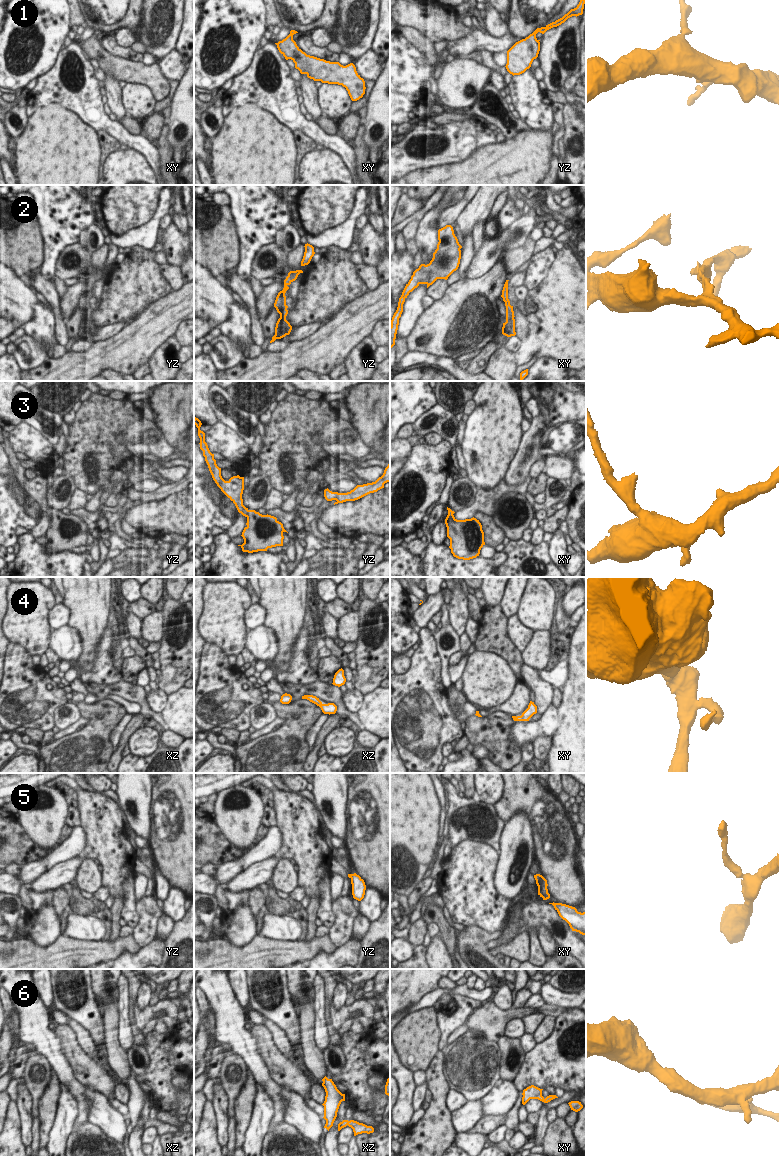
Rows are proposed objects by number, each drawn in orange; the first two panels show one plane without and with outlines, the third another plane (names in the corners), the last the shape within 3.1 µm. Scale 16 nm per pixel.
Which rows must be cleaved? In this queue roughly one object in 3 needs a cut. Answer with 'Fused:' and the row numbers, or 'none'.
Fused: none.

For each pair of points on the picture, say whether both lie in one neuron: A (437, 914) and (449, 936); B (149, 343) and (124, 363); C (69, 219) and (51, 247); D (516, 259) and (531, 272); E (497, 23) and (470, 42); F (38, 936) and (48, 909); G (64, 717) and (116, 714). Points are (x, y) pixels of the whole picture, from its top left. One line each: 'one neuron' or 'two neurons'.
A: one neuron
B: one neuron
C: one neuron
D: two neurons
E: two neurons
F: one neuron
G: two neurons

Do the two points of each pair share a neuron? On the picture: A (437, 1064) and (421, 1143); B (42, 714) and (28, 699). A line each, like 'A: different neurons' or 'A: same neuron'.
A: same neuron
B: same neuron

